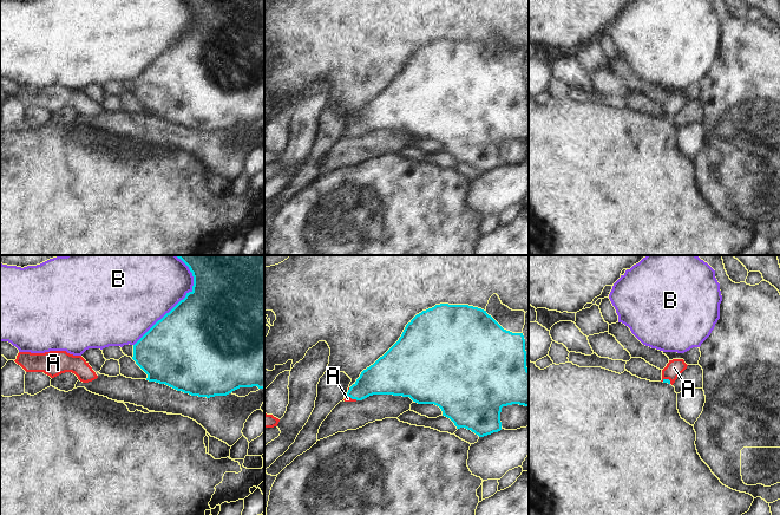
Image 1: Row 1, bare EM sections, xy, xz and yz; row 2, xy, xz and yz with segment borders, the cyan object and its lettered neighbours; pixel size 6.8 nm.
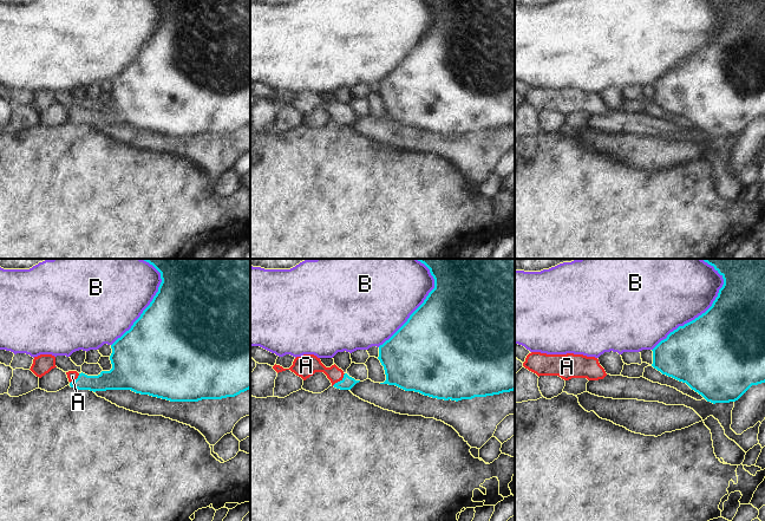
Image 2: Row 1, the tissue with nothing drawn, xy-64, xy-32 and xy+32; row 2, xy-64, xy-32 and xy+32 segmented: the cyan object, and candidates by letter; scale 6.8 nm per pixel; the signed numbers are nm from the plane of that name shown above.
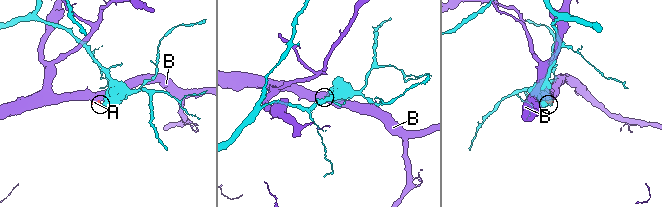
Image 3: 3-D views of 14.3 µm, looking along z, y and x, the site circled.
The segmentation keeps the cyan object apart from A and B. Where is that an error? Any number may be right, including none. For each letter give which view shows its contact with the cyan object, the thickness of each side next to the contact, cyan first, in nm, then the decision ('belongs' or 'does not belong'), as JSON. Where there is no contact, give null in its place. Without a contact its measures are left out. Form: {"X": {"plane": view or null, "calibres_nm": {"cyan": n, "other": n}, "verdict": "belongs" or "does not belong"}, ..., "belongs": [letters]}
{"A": {"plane": "yz", "calibres_nm": {"cyan": 30, "other": 110}, "verdict": "belongs"}, "B": {"plane": "xy", "calibres_nm": {"cyan": 500, "other": 480}, "verdict": "does not belong"}, "belongs": ["A"]}

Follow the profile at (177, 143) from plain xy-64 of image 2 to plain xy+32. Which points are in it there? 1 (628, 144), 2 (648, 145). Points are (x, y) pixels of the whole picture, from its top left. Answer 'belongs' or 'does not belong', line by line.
1: does not belong
2: does not belong

